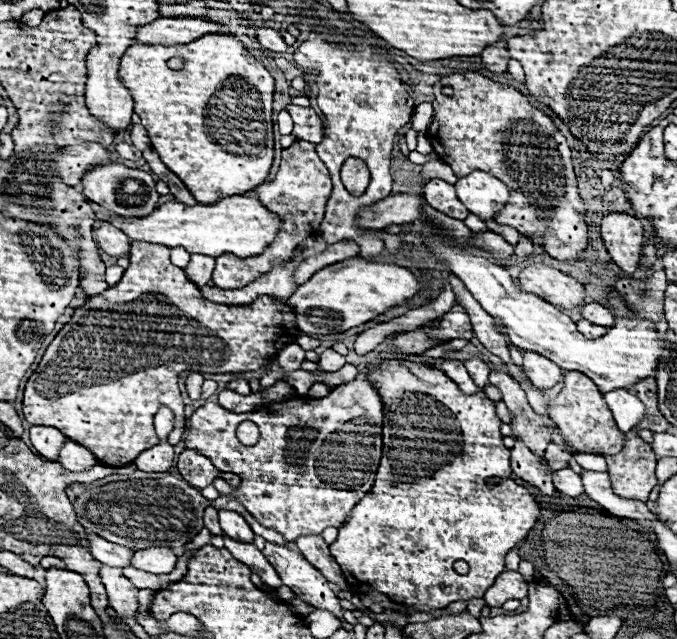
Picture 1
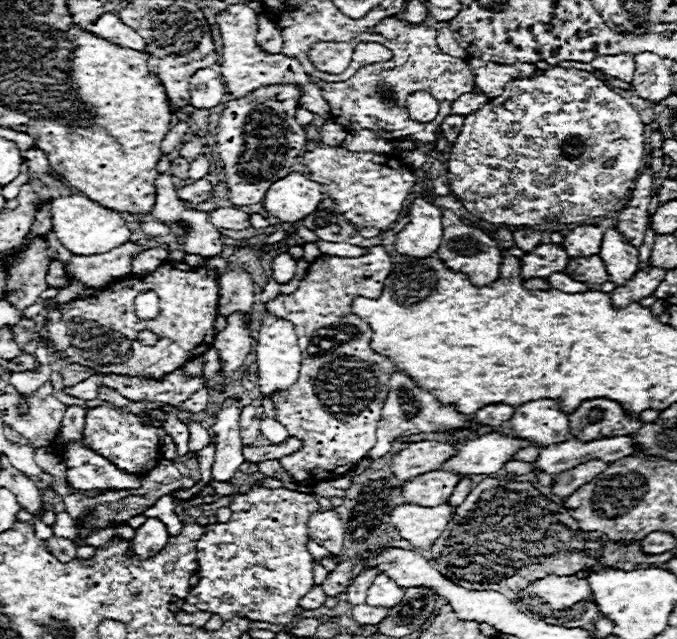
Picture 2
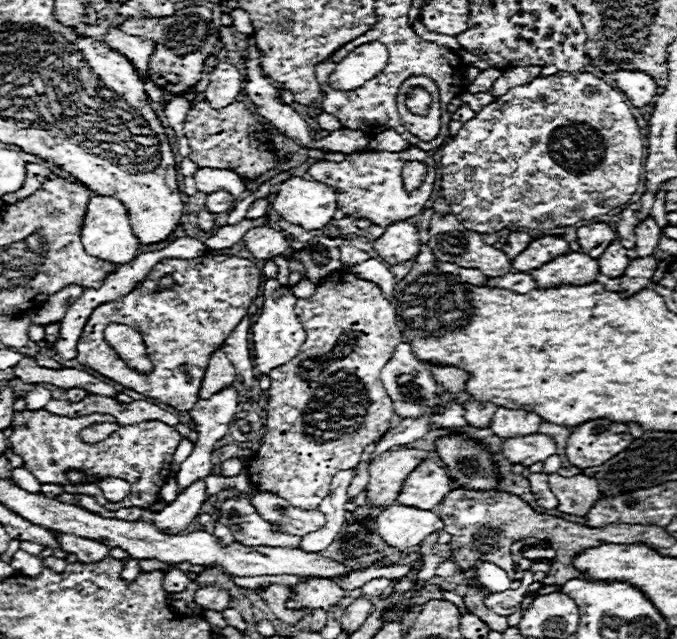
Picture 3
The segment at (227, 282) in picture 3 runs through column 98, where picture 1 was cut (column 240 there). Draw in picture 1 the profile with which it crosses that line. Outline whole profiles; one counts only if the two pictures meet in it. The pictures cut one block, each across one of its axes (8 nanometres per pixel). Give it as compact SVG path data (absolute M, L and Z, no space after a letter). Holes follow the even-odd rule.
M134 240L132 242L132 248L130 248L130 266L126 268L122 280L116 284L116 286L110 286L106 292L98 294L98 296L92 296L86 300L84 306L76 308L72 320L58 332L58 336L52 340L52 344L48 346L42 362L38 364L38 370L30 376L28 384L26 384L26 390L24 390L24 402L22 402L22 414L26 418L28 424L32 426L52 426L52 428L58 428L66 438L86 446L100 464L104 466L126 466L130 462L134 462L134 458L156 446L160 442L160 438L156 436L154 432L154 416L156 412L162 408L162 406L168 406L172 412L174 412L174 428L172 432L168 434L168 444L176 446L182 438L182 428L184 428L184 402L180 398L180 390L178 390L178 372L182 370L196 370L200 374L240 374L240 372L254 372L254 370L262 370L266 368L274 358L276 354L280 352L280 348L284 348L286 344L292 344L296 342L296 338L300 336L300 330L296 326L296 314L294 310L286 304L286 302L280 302L280 300L274 300L270 296L262 296L258 300L254 300L254 304L250 306L226 306L226 304L214 304L210 300L206 300L200 292L200 288L190 282L184 274L182 268L174 266L170 262L170 248L162 246L162 244L150 244L150 242L142 242L142 240Z

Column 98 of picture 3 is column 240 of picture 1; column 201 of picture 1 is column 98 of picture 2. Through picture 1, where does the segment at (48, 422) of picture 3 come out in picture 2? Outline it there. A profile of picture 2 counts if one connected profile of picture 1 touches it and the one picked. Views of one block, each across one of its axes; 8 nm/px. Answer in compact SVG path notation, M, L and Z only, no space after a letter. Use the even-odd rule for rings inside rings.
M108 406L90 408L86 414L86 426L84 426L84 442L94 450L100 452L100 456L112 460L120 470L126 472L138 472L146 474L160 462L160 430L156 426L146 426L140 422L140 416L134 416L130 412L122 412Z

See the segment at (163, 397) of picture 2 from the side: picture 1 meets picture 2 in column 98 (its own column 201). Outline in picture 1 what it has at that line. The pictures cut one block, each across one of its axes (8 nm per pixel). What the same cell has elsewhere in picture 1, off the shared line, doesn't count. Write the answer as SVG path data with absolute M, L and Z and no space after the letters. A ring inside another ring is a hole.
M192 372L188 378L186 378L186 392L192 400L198 400L200 398L200 388L202 388L202 374L198 372Z

